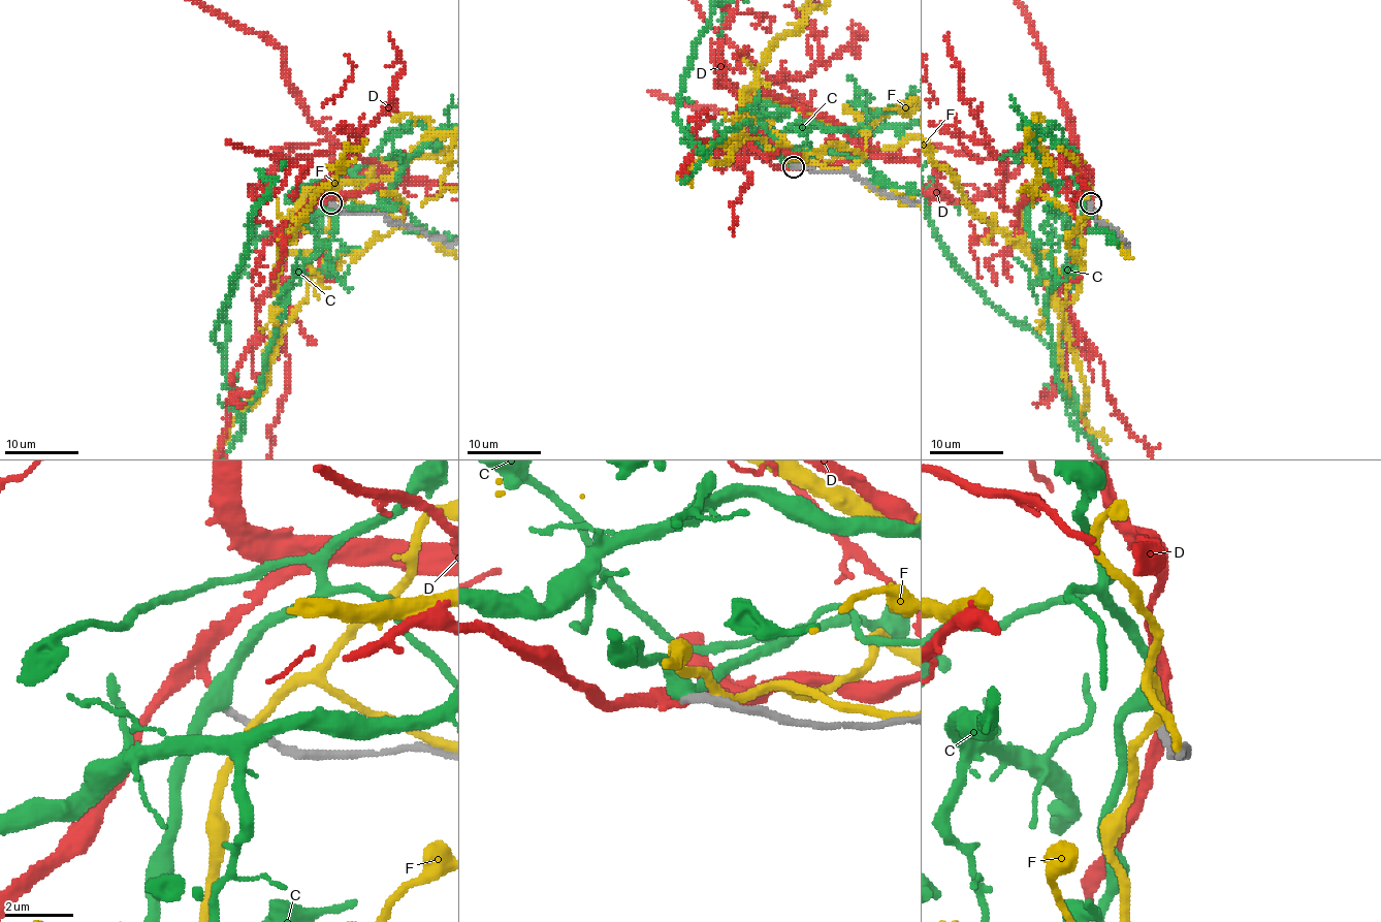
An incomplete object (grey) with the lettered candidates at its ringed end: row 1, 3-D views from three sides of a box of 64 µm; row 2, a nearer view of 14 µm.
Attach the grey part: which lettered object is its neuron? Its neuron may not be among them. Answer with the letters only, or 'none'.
D

